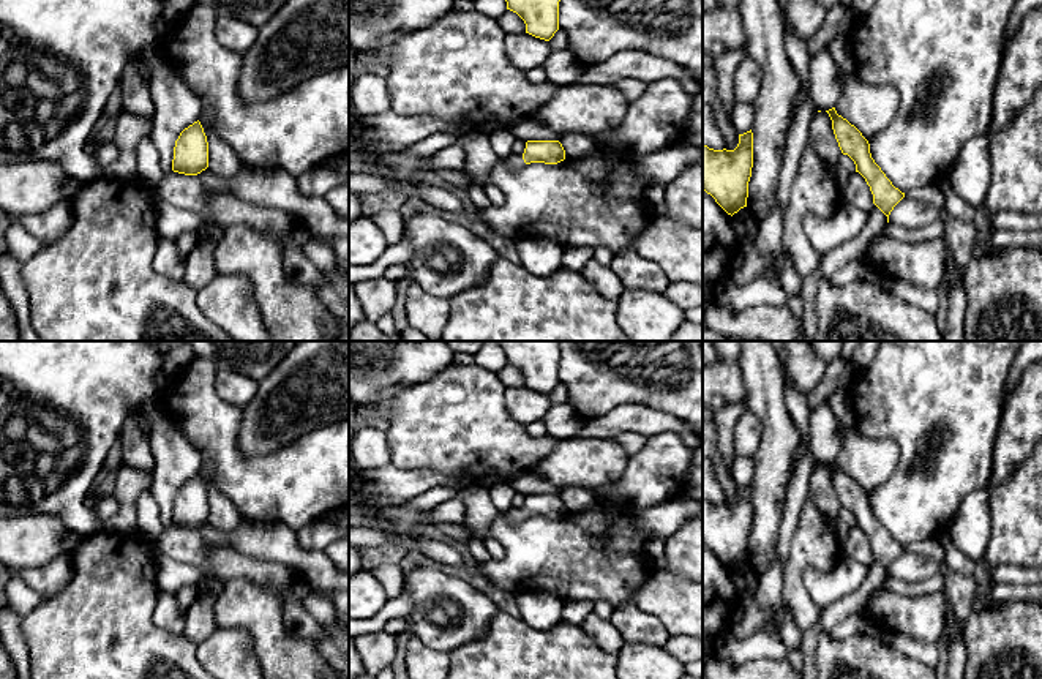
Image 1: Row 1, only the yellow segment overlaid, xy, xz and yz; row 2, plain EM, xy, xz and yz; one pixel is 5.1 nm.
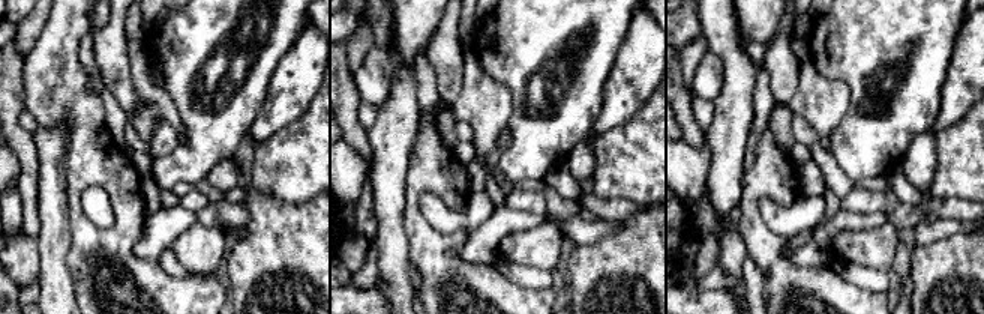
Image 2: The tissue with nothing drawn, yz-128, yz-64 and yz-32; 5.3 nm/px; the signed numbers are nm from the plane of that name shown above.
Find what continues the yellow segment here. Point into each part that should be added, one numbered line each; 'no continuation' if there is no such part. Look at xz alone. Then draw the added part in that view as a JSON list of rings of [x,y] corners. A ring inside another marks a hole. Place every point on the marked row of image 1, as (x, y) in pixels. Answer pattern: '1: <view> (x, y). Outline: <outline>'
1: xz (515, 161). Outline: [[[512,153],[507,159],[507,164],[512,171],[518,171],[526,166],[523,155]]]

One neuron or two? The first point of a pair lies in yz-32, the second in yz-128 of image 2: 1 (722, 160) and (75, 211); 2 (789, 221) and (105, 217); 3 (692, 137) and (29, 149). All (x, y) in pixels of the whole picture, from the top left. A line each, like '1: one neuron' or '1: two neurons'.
1: two neurons
2: one neuron
3: one neuron

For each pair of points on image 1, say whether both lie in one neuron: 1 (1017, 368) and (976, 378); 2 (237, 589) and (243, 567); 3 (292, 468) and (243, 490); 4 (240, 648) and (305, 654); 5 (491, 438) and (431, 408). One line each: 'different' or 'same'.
1: different
2: different
3: same
4: different
5: same

